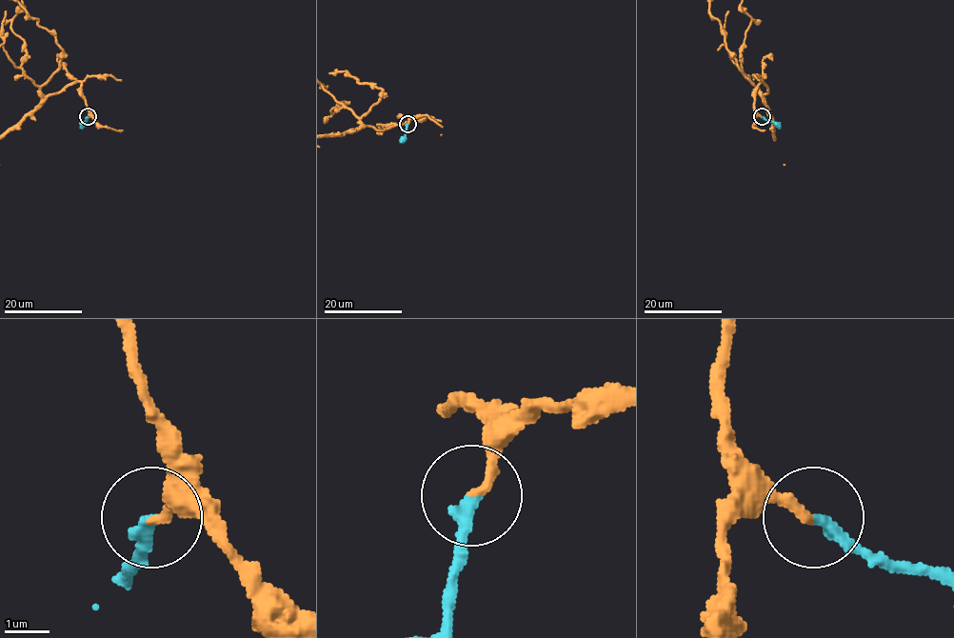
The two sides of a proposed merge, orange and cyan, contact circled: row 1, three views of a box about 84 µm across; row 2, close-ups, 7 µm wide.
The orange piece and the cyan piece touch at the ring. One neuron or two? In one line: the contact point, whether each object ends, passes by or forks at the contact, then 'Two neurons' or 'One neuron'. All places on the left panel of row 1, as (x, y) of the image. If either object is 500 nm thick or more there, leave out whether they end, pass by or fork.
Place: (88, 116). At the ring orange ends. At the ring cyan ends. One neuron

